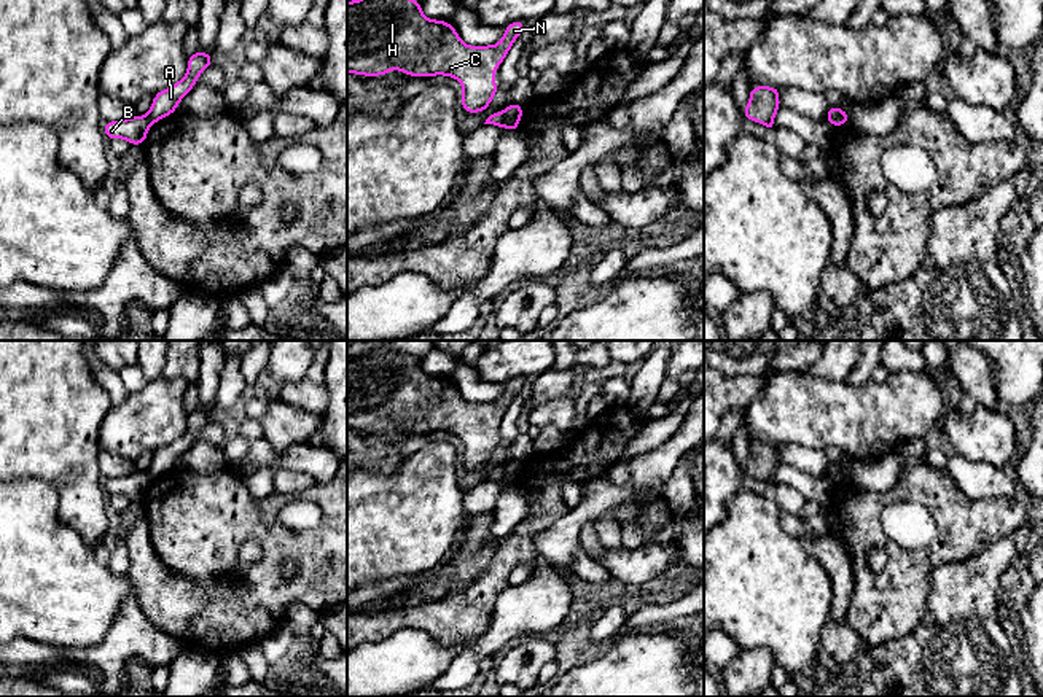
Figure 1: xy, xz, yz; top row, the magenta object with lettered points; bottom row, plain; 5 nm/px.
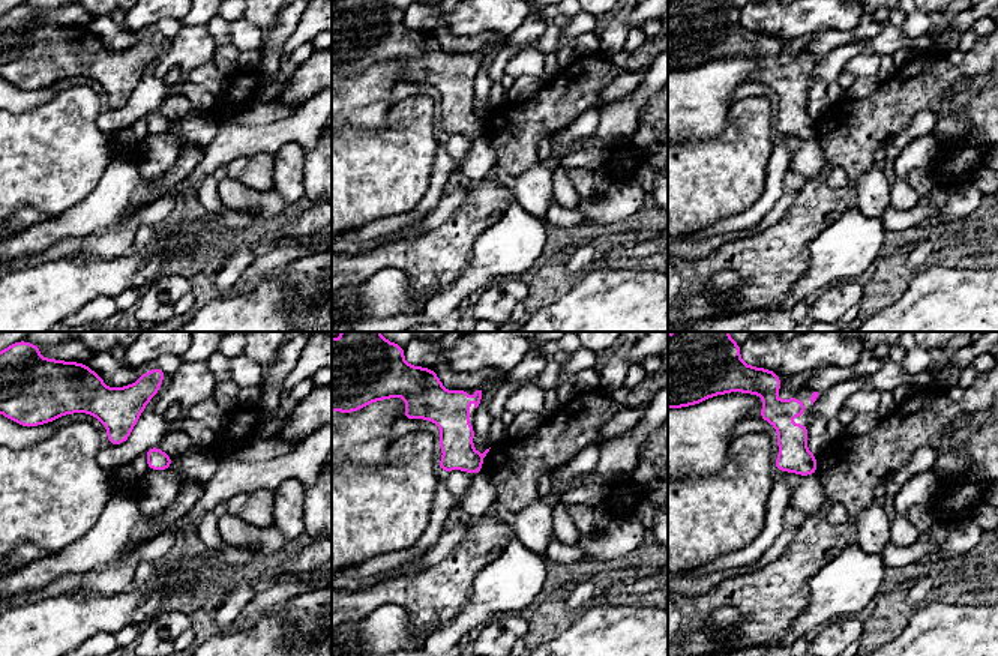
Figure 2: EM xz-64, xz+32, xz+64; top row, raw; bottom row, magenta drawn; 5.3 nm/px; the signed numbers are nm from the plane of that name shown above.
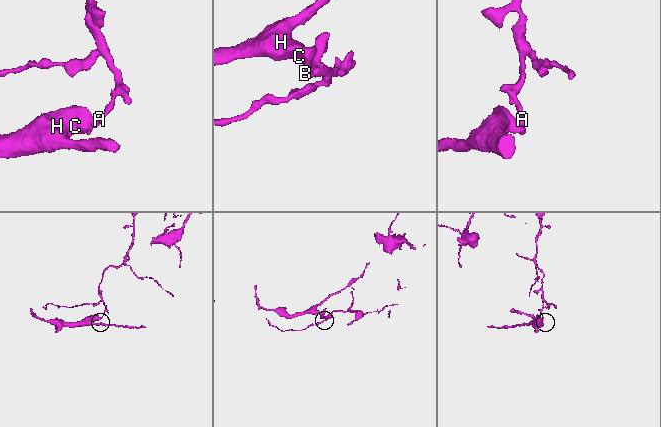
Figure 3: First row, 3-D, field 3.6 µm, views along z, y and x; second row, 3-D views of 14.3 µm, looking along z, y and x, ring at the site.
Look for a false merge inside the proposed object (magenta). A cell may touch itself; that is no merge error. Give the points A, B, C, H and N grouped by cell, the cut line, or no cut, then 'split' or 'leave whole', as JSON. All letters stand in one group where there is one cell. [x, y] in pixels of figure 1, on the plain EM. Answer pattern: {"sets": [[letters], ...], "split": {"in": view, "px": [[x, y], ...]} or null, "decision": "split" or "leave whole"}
{"sets": [["A"], ["B", "C", "H", "N"]], "split": {"in": "xz", "px": [[502, 470], [505, 482]]}, "decision": "split"}

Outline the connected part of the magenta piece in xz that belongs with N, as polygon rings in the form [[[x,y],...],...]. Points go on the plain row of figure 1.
[[[390,344],[347,358],[347,428],[377,433],[396,425],[412,434],[447,431],[462,439],[467,469],[487,465],[498,447],[495,423],[525,379],[506,382],[495,403],[467,403],[449,379],[425,374],[419,361]]]

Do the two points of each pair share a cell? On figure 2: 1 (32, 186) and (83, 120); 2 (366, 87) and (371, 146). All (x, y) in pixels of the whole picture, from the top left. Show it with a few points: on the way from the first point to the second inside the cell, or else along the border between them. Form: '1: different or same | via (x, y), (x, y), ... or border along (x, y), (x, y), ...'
1: same | via (35, 170), (66, 137)
2: different | border along (392, 102), (386, 120), (378, 128), (347, 126)

